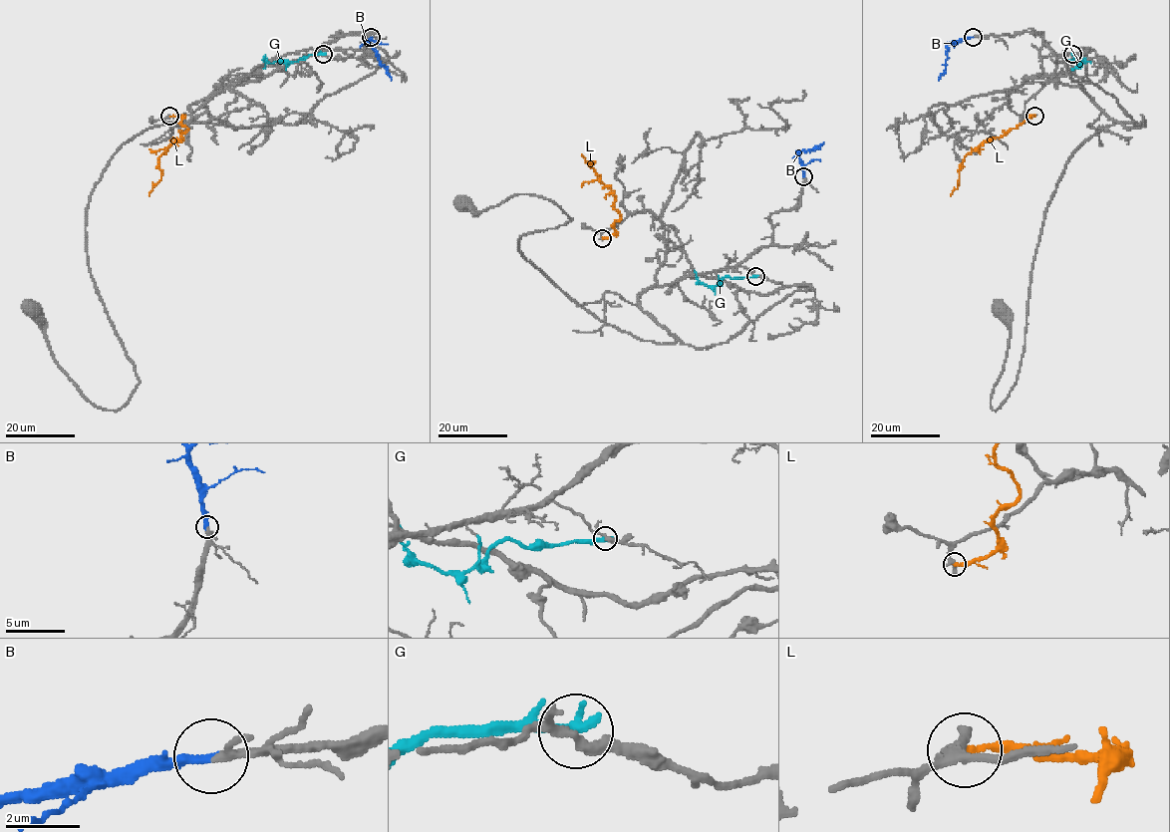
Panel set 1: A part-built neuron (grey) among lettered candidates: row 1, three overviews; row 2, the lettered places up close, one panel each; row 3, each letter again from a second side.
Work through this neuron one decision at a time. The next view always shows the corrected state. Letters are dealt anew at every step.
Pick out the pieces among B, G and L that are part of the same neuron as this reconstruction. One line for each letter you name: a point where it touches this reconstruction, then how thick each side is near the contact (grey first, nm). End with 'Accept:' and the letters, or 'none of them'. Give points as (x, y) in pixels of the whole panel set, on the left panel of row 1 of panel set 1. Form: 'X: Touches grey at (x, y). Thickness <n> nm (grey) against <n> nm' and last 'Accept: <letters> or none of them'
B: Touches grey at (371, 37). Thickness 180 nm (grey) against 280 nm
Accept: B

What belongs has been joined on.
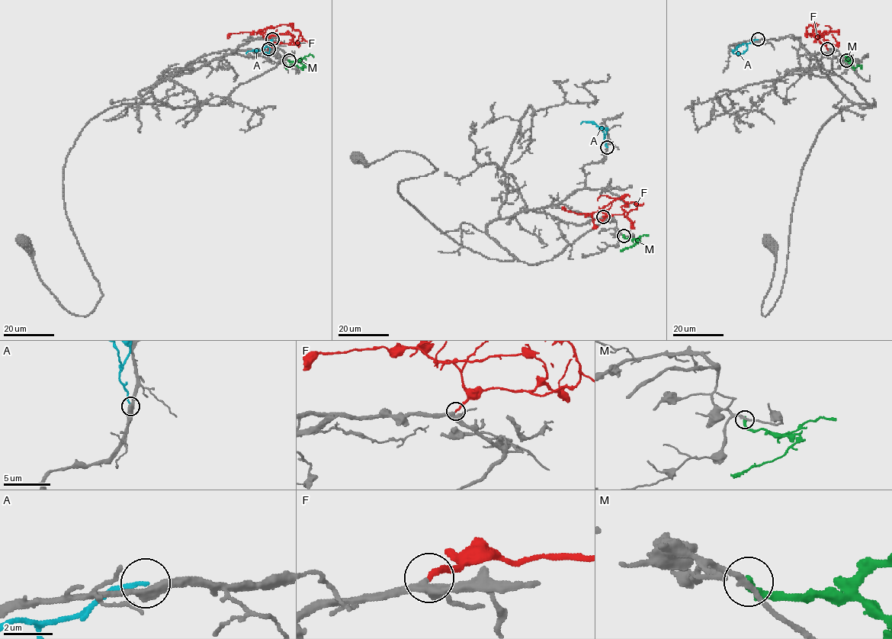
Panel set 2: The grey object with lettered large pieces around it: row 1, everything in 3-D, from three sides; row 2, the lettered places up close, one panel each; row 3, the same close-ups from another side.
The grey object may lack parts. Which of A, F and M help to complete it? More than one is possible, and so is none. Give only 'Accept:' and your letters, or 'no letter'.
Accept: F

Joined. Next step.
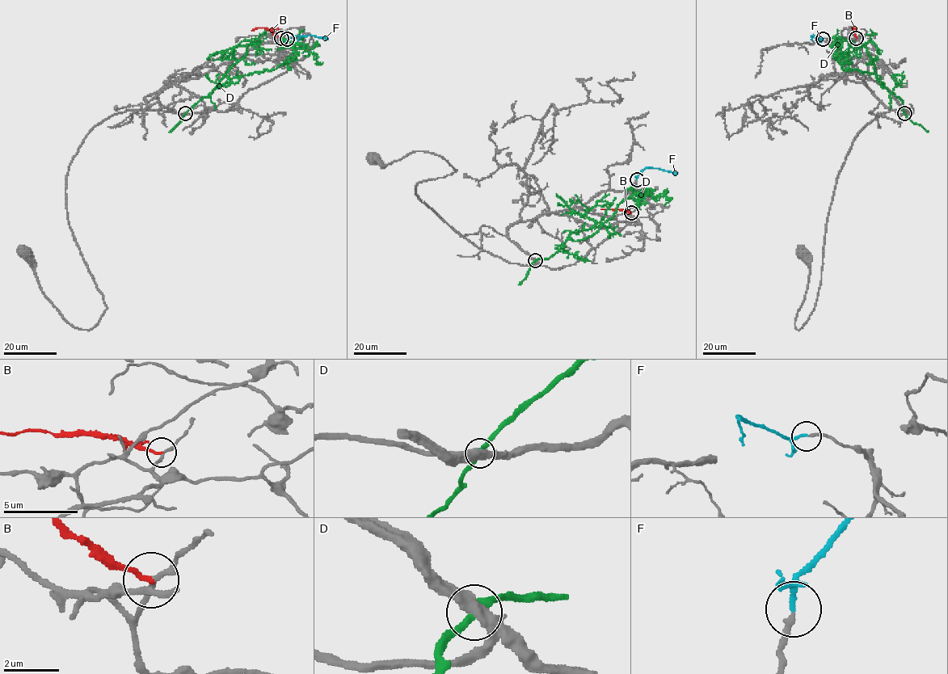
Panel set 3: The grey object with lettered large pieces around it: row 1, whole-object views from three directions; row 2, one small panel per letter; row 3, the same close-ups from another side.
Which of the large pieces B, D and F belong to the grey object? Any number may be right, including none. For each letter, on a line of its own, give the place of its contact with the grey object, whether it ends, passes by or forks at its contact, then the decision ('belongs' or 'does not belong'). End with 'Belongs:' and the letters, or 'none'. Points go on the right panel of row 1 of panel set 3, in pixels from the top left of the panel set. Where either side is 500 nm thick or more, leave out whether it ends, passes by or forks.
B: contact (856, 38); it ends; does not belong
D: contact (904, 113); it passes by; does not belong
F: contact (823, 39); it passes by; belongs
Belongs: F

